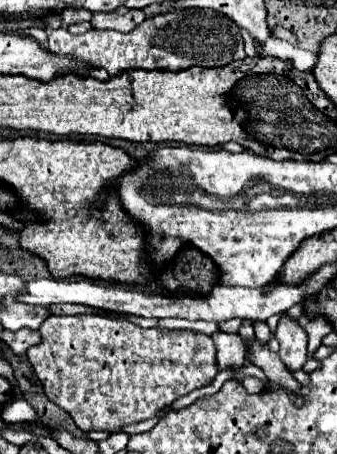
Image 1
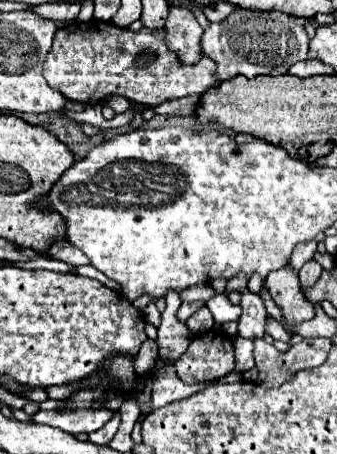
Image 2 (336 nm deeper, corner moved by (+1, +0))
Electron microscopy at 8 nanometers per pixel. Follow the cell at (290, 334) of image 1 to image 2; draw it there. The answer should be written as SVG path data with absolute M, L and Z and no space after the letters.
M290 263L284 265L282 269L272 271L266 277L264 287L272 295L274 303L282 309L282 315L284 315L284 321L288 327L314 317L314 305L304 299L304 295L300 291L298 271L294 271L290 267Z

